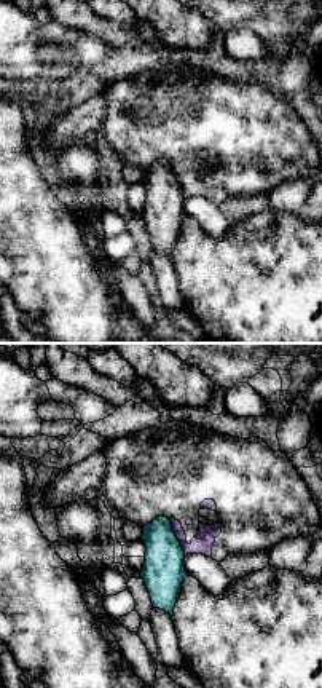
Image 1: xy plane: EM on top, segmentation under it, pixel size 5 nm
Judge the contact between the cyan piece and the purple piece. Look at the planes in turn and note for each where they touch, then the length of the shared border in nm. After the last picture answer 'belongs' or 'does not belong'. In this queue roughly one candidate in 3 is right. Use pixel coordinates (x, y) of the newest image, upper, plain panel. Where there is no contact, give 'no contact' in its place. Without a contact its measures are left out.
meets cyan at (176, 179); contact 190 nm long

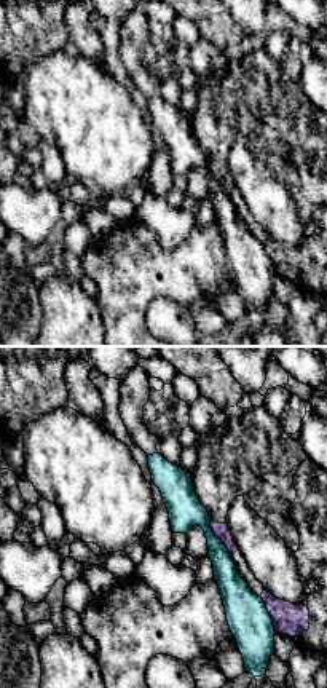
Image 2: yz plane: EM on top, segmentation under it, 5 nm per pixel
meets cyan at (217, 179); contact 220 nm long

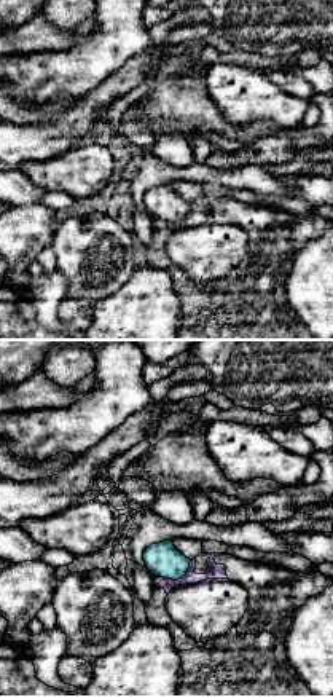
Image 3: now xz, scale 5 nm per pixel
meets cyan at (180, 220); contact 170 nm long

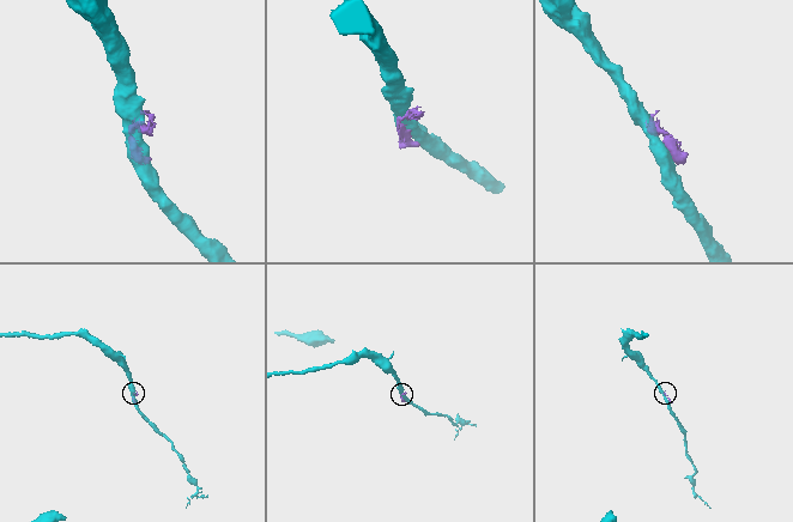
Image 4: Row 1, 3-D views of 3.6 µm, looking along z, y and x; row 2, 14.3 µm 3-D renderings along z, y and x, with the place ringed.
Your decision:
does not belong

